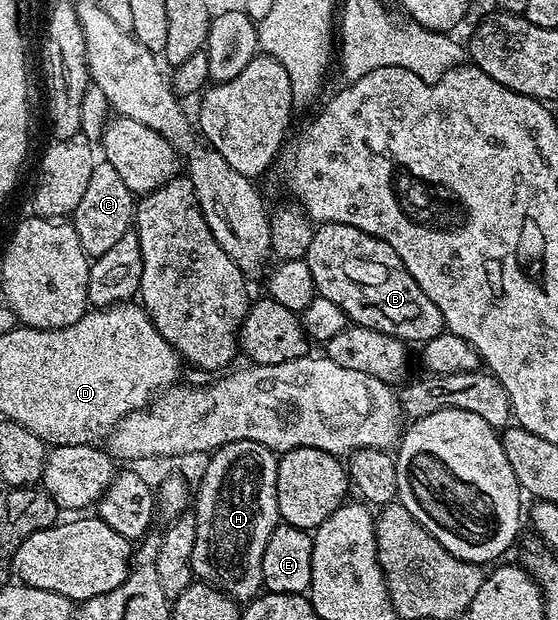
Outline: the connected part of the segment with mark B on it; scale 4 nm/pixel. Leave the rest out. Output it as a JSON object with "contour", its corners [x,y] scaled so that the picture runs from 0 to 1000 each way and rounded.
{"contour":[[[572,361],[563,366],[557,397],[550,397],[547,426],[557,435],[557,448],[568,463],[568,476],[600,487],[608,500],[615,500],[620,518],[642,523],[665,532],[679,532],[686,539],[701,539],[728,552],[760,552],[780,545],[797,529],[794,513],[787,506],[787,494],[758,474],[751,455],[737,448],[729,429],[701,403],[694,390],[620,361]]]}

